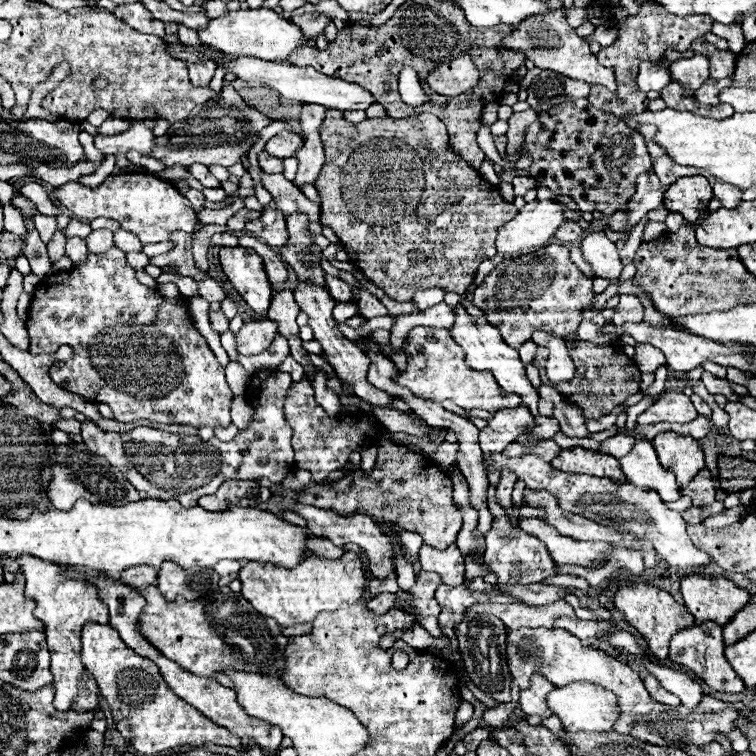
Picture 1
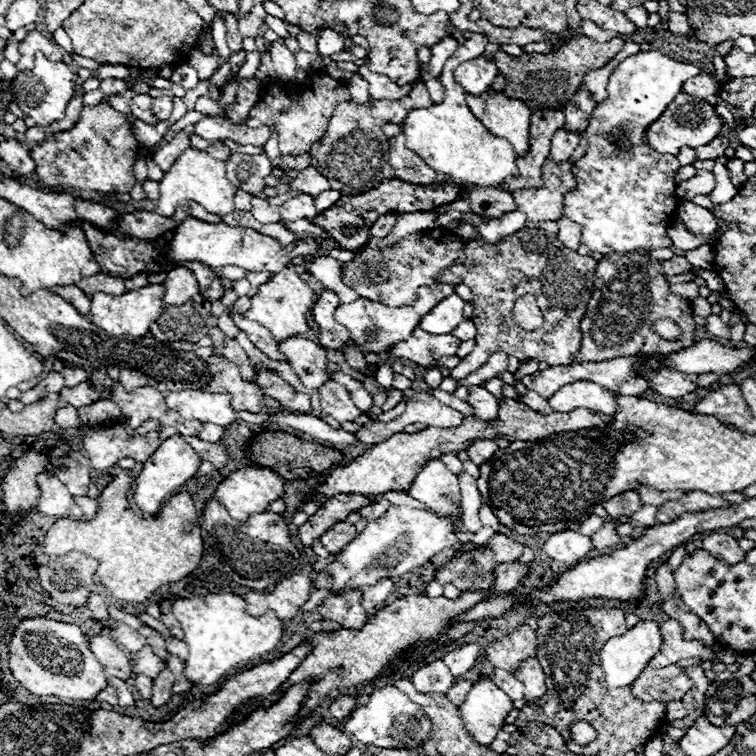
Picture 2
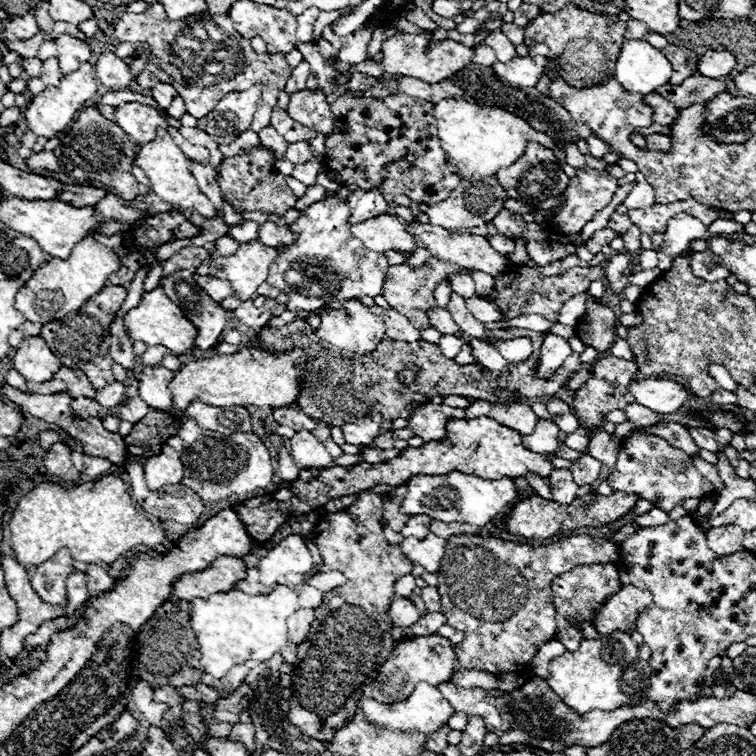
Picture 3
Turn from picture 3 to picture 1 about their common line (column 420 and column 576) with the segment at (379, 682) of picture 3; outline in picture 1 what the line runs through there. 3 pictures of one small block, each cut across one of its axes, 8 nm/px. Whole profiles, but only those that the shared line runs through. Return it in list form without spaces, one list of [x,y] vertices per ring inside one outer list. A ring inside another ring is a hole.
[[[520,628],[520,630],[508,632],[506,656],[508,656],[508,664],[510,664],[510,674],[512,674],[514,682],[520,686],[520,690],[526,690],[530,686],[530,678],[536,672],[540,672],[556,688],[586,680],[586,682],[594,682],[594,684],[600,684],[600,686],[612,690],[618,696],[618,706],[622,710],[620,720],[616,722],[614,730],[620,734],[630,734],[630,736],[640,738],[650,744],[706,746],[706,744],[714,742],[716,732],[728,734],[734,728],[732,722],[738,718],[738,710],[734,708],[734,704],[722,702],[714,696],[704,696],[696,710],[688,710],[682,704],[678,708],[670,708],[670,706],[654,702],[650,698],[650,694],[646,692],[642,680],[630,666],[614,660],[612,656],[604,654],[602,650],[584,646],[580,638],[568,634],[566,630],[560,630],[560,628],[558,630]]]

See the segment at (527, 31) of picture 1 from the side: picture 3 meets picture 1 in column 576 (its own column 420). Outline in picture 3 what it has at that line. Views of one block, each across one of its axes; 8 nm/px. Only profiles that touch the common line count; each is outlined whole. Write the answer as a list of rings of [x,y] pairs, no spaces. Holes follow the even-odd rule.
[[[426,30],[424,34],[396,32],[392,38],[388,38],[382,44],[382,54],[384,54],[382,62],[384,62],[386,72],[392,76],[410,76],[410,78],[420,78],[428,84],[436,84],[460,72],[466,64],[472,62],[472,56],[474,56],[472,48],[466,48],[464,44],[454,42],[454,40],[432,42],[430,34],[432,34],[430,30]]]

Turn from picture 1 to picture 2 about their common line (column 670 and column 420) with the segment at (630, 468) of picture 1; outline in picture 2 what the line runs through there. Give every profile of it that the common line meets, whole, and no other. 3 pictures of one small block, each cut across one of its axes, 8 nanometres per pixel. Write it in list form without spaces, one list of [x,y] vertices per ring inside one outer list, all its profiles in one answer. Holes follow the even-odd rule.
[[[440,460],[428,462],[414,484],[408,488],[408,494],[424,502],[430,510],[446,516],[456,514],[460,506],[460,486],[458,476],[452,474]]]

